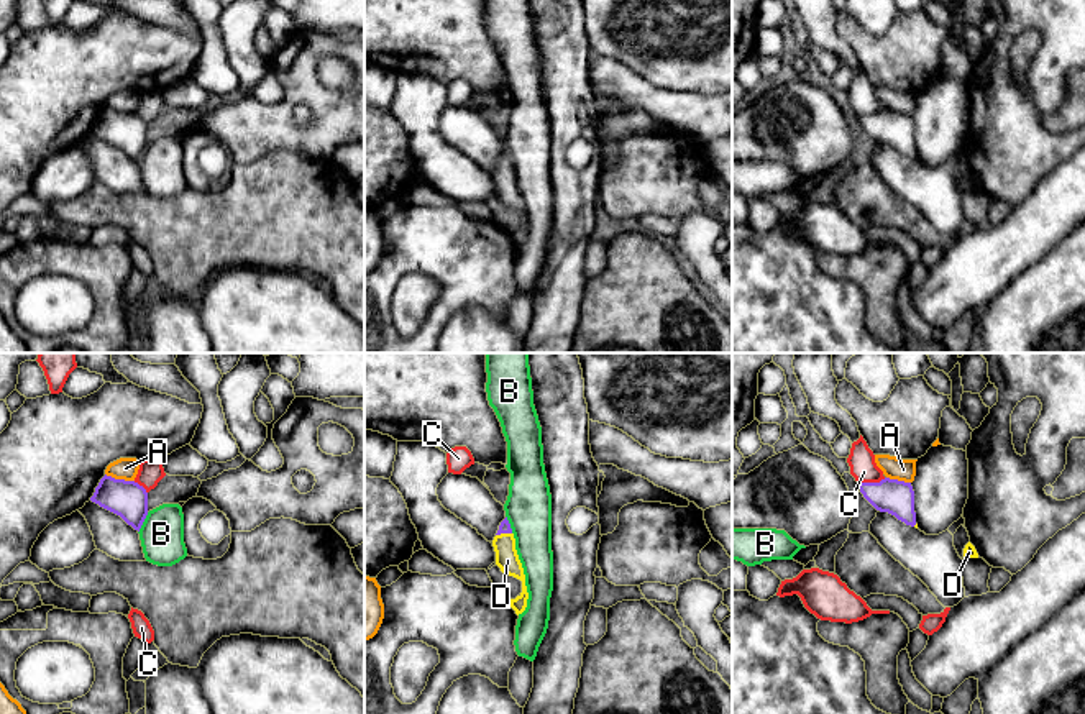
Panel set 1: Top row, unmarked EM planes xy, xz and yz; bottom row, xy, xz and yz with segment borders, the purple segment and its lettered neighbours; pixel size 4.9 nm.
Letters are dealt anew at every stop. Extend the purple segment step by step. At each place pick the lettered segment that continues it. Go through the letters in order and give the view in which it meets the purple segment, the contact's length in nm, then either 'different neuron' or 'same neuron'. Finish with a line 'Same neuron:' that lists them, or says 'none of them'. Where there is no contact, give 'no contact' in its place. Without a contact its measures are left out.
A: xy | 150 nm | different neuron
B: xy | 120 nm | different neuron
C: yz | 140 nm | different neuron
D: xz | 80 nm | same neuron
Same neuron: D

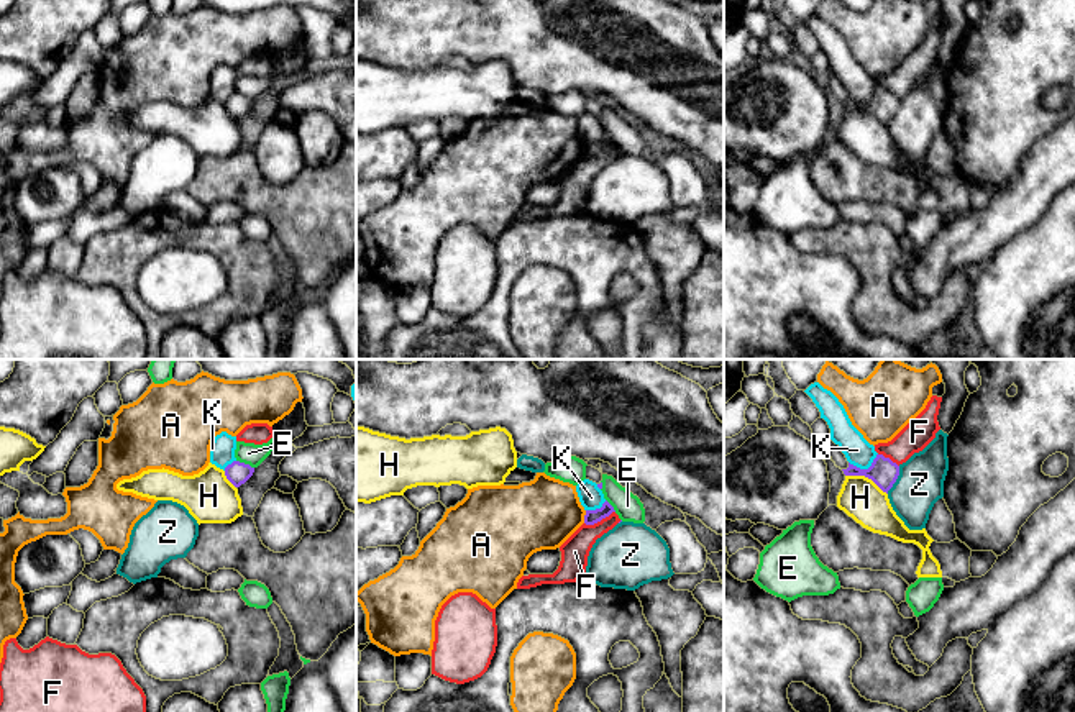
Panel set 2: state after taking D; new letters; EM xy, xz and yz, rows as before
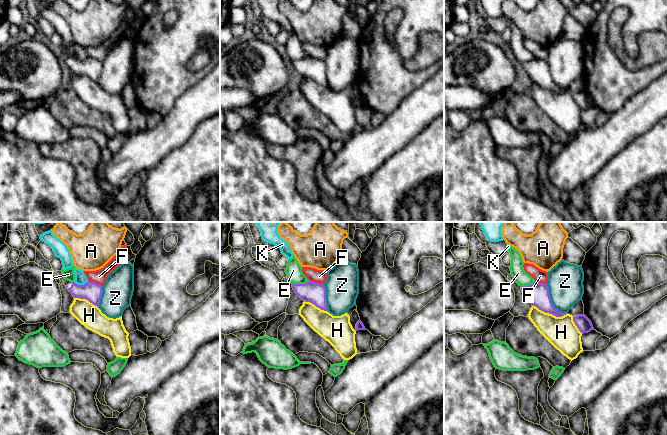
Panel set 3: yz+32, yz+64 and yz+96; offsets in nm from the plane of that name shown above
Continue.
A: xz | 70 nm | different neuron
E: xy | 100 nm | different neuron
F: xz | 170 nm | different neuron
H: yz | 220 nm | different neuron
K: yz | 150 nm | different neuron
Z: yz | 150 nm | different neuron
Same neuron: none of them

